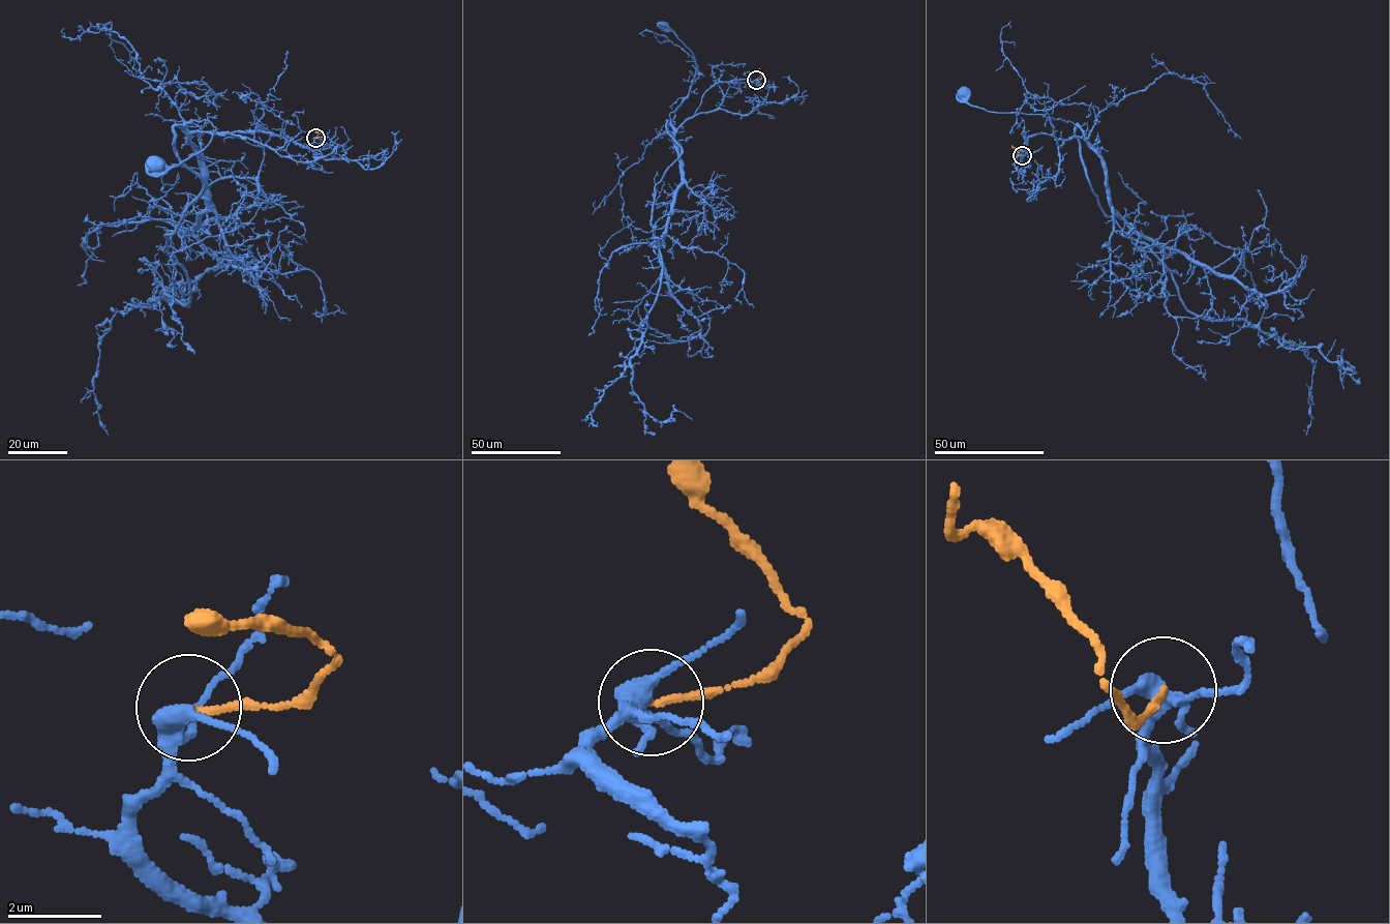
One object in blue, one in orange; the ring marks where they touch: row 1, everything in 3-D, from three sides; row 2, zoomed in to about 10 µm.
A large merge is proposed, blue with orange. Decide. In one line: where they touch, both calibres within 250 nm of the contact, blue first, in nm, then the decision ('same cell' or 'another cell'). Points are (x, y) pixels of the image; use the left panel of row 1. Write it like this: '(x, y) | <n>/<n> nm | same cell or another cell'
(315, 138) | 320/130 nm | another cell

